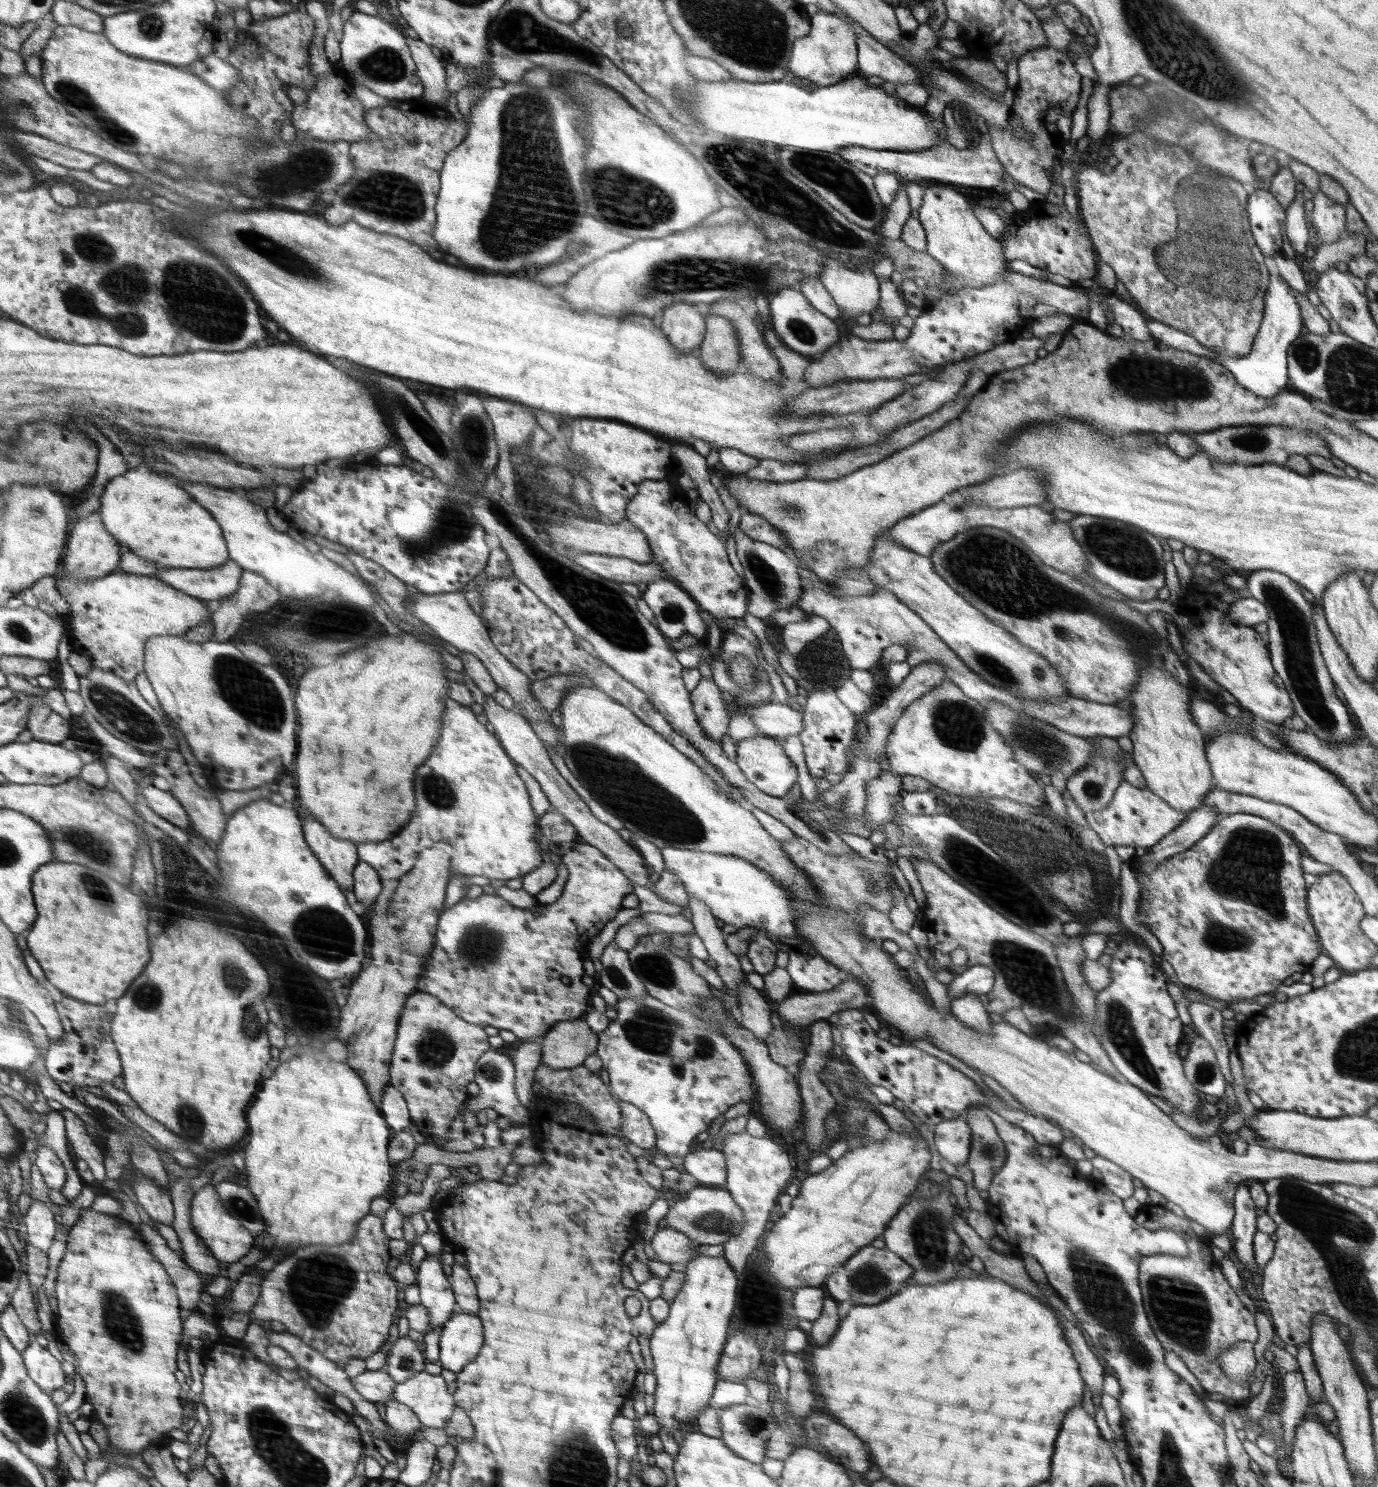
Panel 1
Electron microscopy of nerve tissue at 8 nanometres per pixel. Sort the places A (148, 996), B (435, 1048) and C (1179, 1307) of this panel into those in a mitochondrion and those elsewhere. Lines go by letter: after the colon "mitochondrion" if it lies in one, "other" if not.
A: mitochondrion
B: mitochondrion
C: mitochondrion

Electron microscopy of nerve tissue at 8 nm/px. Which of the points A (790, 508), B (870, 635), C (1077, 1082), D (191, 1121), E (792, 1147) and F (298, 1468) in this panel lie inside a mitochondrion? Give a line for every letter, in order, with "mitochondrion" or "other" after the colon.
A: mitochondrion
B: other
C: other
D: mitochondrion
E: other
F: mitochondrion

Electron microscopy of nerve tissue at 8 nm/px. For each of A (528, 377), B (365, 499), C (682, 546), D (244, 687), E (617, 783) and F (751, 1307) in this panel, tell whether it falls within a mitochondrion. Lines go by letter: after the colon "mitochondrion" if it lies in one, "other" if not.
A: other
B: other
C: other
D: mitochondrion
E: mitochondrion
F: other

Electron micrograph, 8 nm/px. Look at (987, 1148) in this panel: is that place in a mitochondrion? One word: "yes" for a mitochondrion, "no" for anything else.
yes

